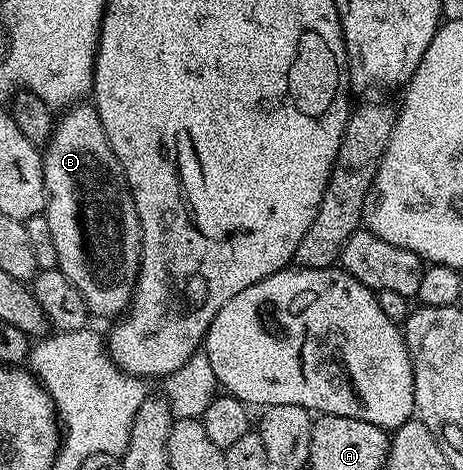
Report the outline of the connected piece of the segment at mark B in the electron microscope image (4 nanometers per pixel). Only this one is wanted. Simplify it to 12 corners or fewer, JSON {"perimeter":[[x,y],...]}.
{"perimeter":[[95,105],[42,150],[58,268],[89,315],[132,305],[142,232]]}

